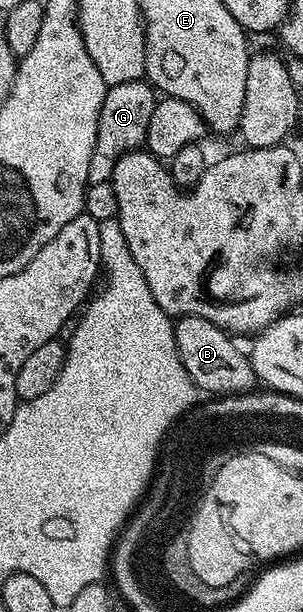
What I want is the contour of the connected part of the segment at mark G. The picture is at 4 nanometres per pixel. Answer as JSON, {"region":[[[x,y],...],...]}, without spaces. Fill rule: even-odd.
{"region":[[[146,79],[121,82],[108,87],[97,126],[97,142],[93,142],[93,158],[89,158],[88,185],[110,181],[113,166],[126,152],[142,149],[147,142],[149,118],[157,103],[157,92]]]}

